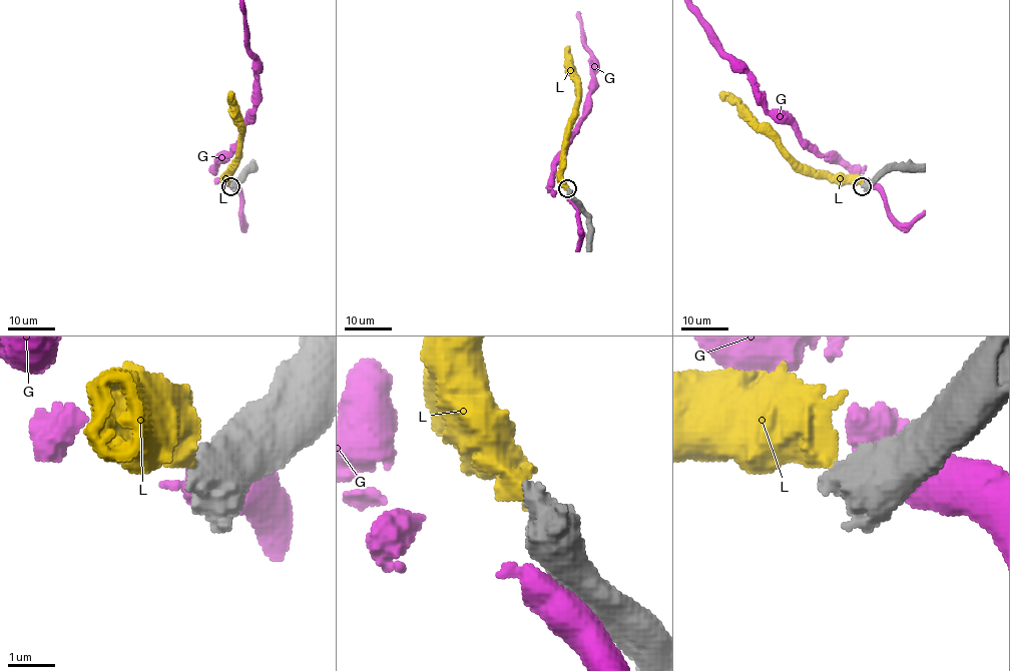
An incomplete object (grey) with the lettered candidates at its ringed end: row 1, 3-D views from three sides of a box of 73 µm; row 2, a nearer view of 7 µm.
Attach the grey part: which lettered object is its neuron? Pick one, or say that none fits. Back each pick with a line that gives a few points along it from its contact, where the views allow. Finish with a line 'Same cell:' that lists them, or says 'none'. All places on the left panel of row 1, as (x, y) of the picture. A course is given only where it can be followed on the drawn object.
Same cell: none

